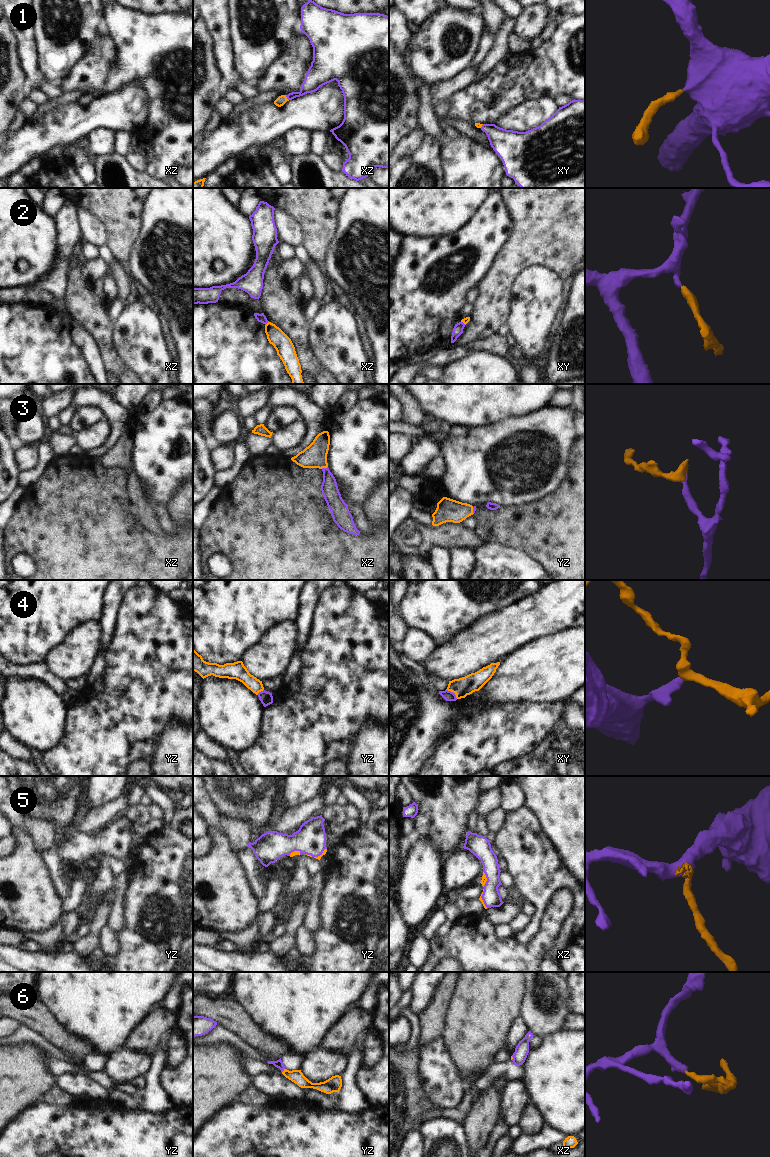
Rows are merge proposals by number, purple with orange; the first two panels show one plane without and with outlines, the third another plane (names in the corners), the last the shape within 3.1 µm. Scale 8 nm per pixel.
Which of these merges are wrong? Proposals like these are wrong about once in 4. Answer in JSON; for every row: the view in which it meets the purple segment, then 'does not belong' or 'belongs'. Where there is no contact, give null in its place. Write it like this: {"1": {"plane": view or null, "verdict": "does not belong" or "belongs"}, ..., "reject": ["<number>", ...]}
{"1": {"plane": "xz", "verdict": "belongs"}, "2": {"plane": "xz", "verdict": "does not belong"}, "3": {"plane": "xz", "verdict": "belongs"}, "4": {"plane": "xy", "verdict": "does not belong"}, "5": {"plane": "xz", "verdict": "belongs"}, "6": {"plane": "yz", "verdict": "belongs"}, "reject": ["2", "4"]}

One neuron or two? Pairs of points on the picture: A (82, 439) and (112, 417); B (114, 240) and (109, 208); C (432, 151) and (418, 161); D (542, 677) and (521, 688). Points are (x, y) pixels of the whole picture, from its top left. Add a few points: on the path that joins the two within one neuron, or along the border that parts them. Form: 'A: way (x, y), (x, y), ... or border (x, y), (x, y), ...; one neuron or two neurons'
A: border (105, 419), (108, 425), (108, 434), (101, 444); two neurons
B: way (114, 232), (114, 216); one neuron
C: way (429, 154), (421, 161); one neuron
D: way (537, 677), (532, 677), (526, 683); one neuron

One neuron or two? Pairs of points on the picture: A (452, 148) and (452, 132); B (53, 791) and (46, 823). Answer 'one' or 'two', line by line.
A: two
B: two

